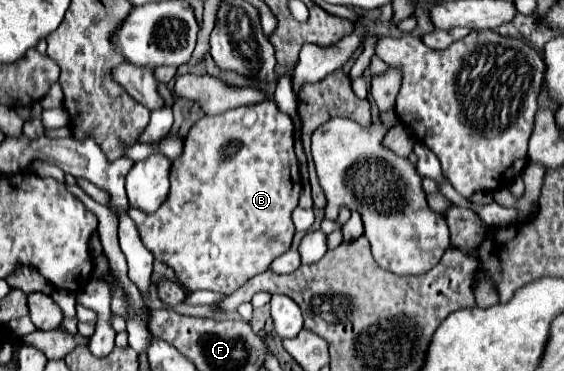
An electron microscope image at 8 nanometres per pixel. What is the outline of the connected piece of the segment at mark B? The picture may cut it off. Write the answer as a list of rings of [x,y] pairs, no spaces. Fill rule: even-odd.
[[[263,101],[263,103],[255,103],[255,105],[243,105],[243,107],[237,107],[237,109],[229,109],[229,111],[219,113],[219,115],[205,115],[203,119],[199,119],[189,129],[189,133],[187,133],[187,137],[183,141],[183,153],[173,161],[169,199],[155,213],[145,213],[145,211],[139,211],[139,209],[129,209],[129,217],[135,221],[137,229],[139,229],[139,235],[143,239],[143,245],[153,253],[153,257],[157,261],[165,263],[167,267],[171,267],[175,271],[179,283],[187,291],[205,289],[205,291],[229,295],[229,293],[237,291],[241,285],[245,285],[251,277],[269,271],[269,265],[273,263],[273,259],[277,259],[279,255],[283,255],[285,251],[289,251],[289,247],[293,243],[293,235],[295,235],[291,213],[297,207],[299,193],[301,193],[301,175],[299,175],[297,157],[295,157],[295,151],[293,151],[293,121],[291,121],[291,117],[283,115],[275,107],[275,103]]]

